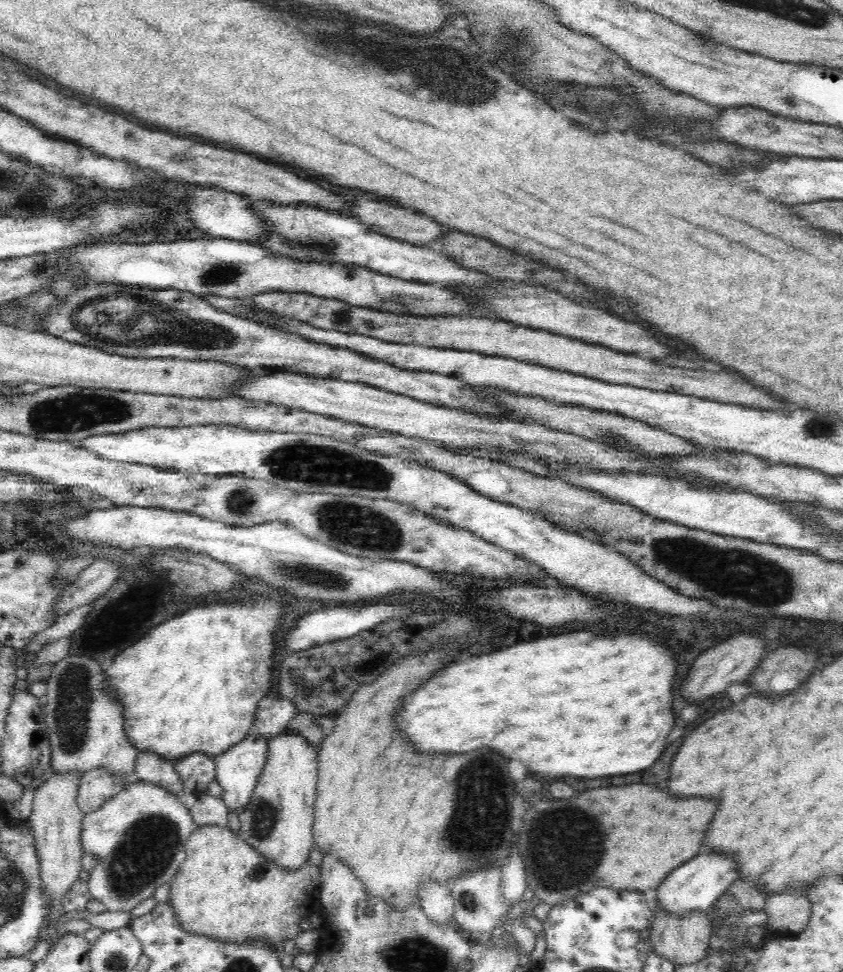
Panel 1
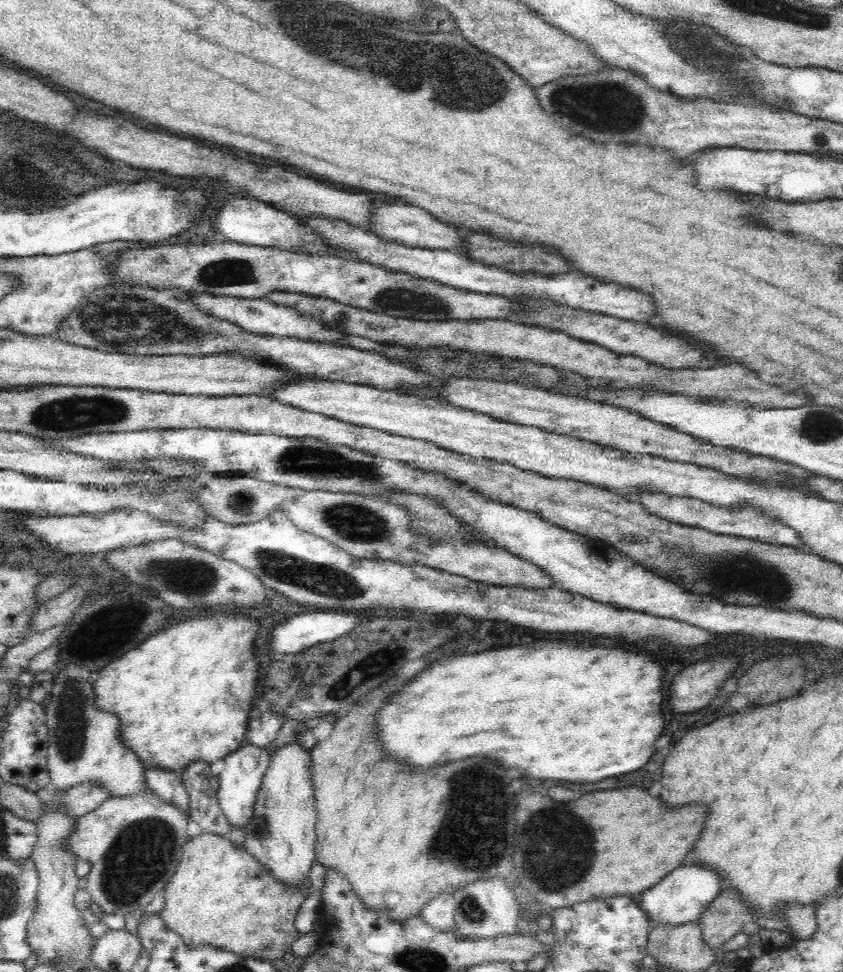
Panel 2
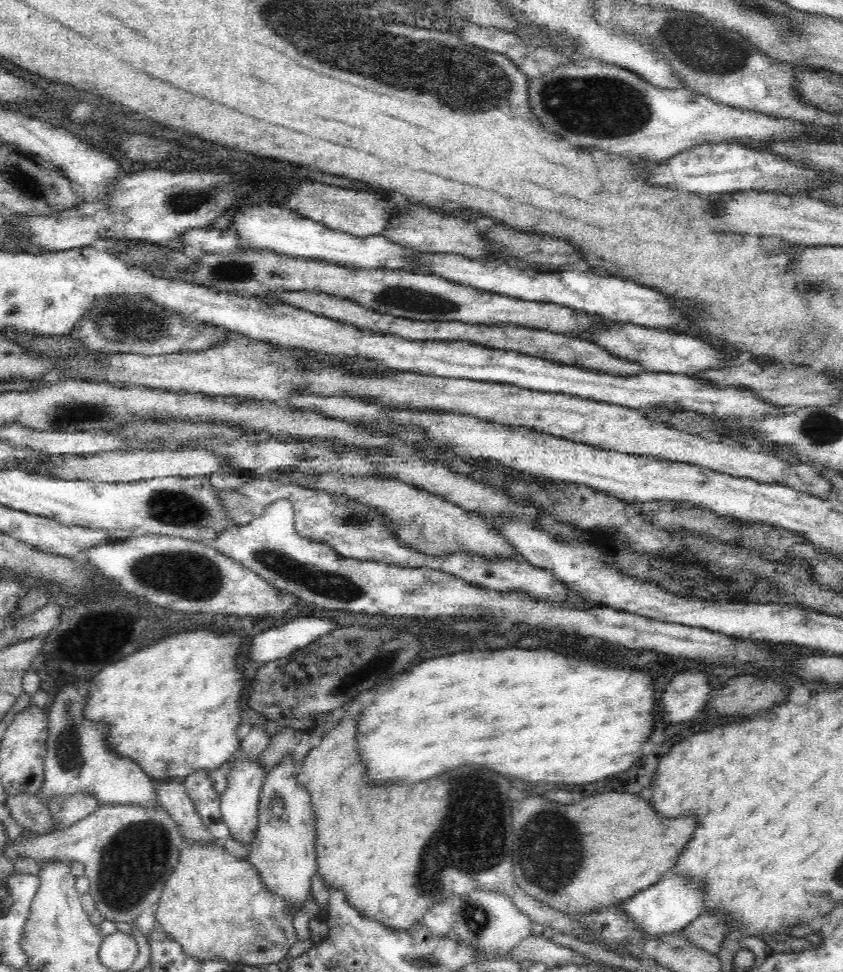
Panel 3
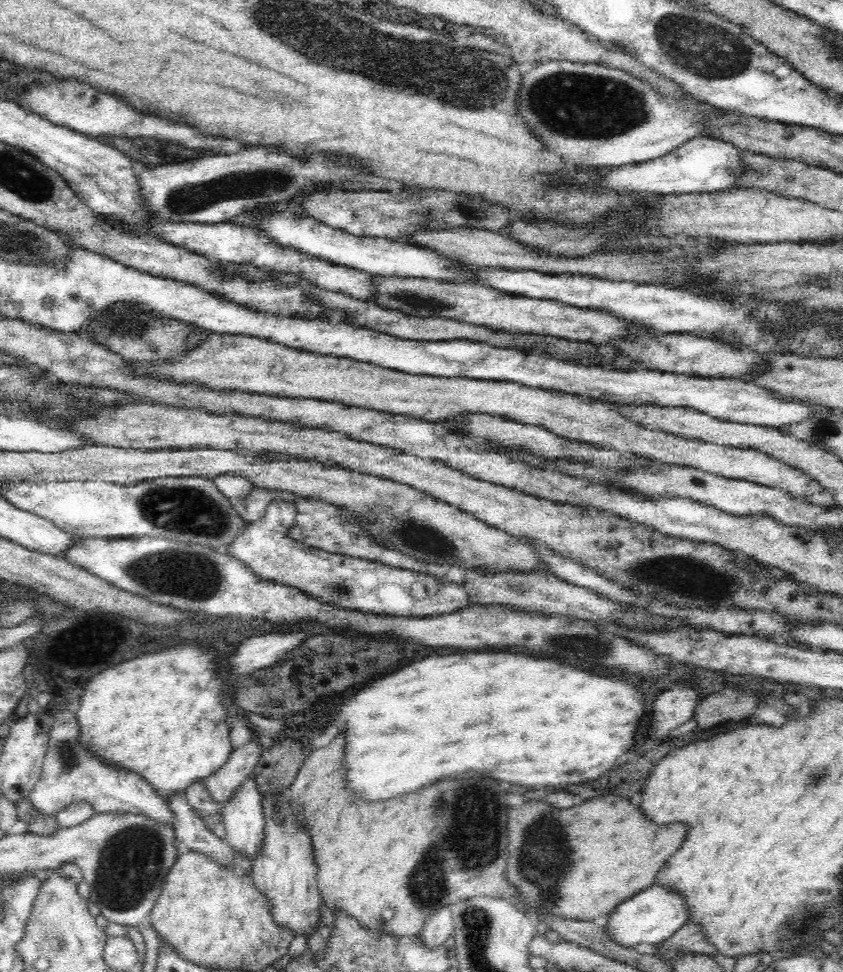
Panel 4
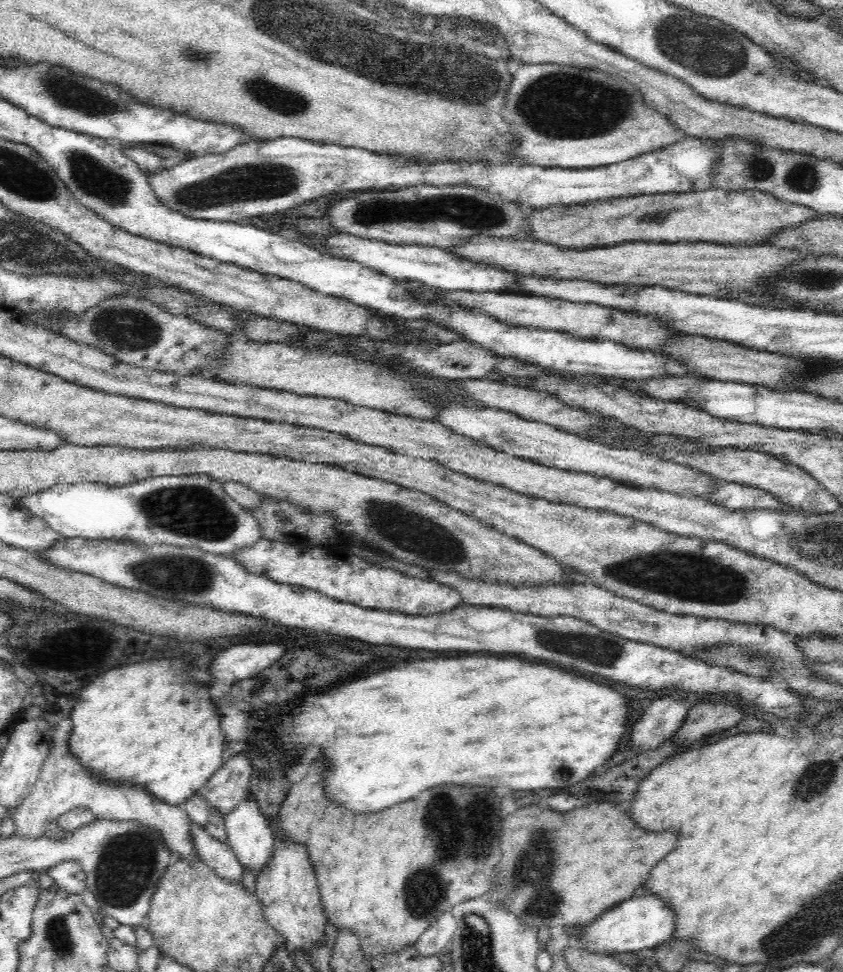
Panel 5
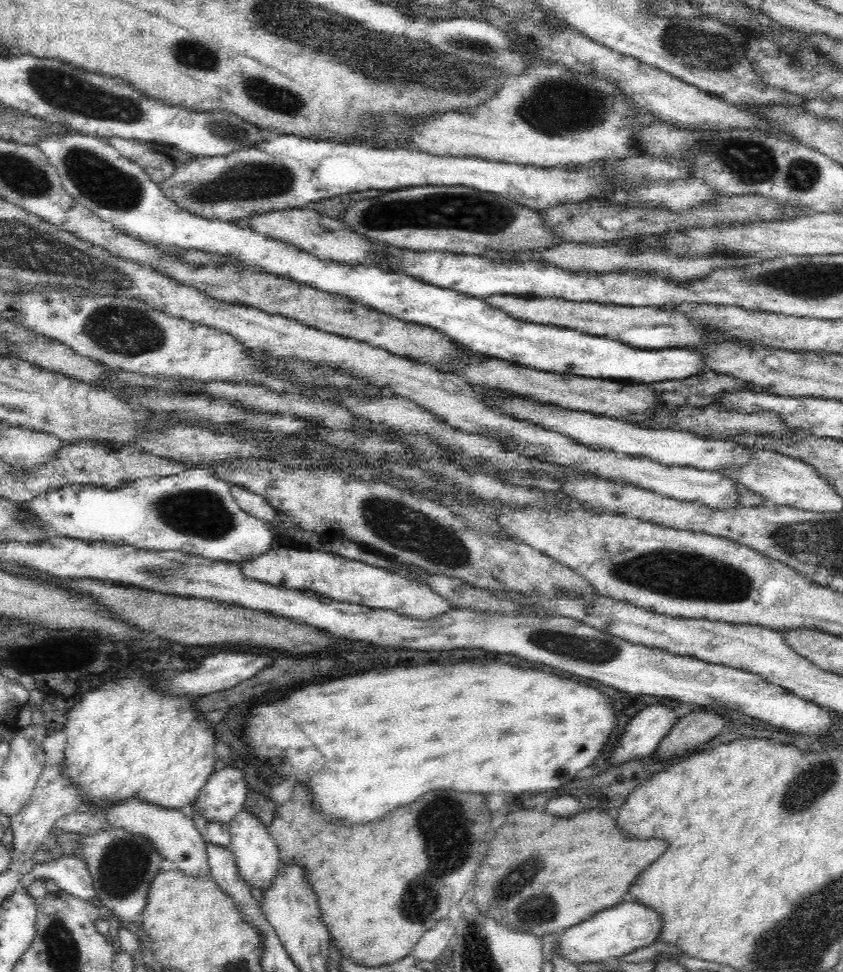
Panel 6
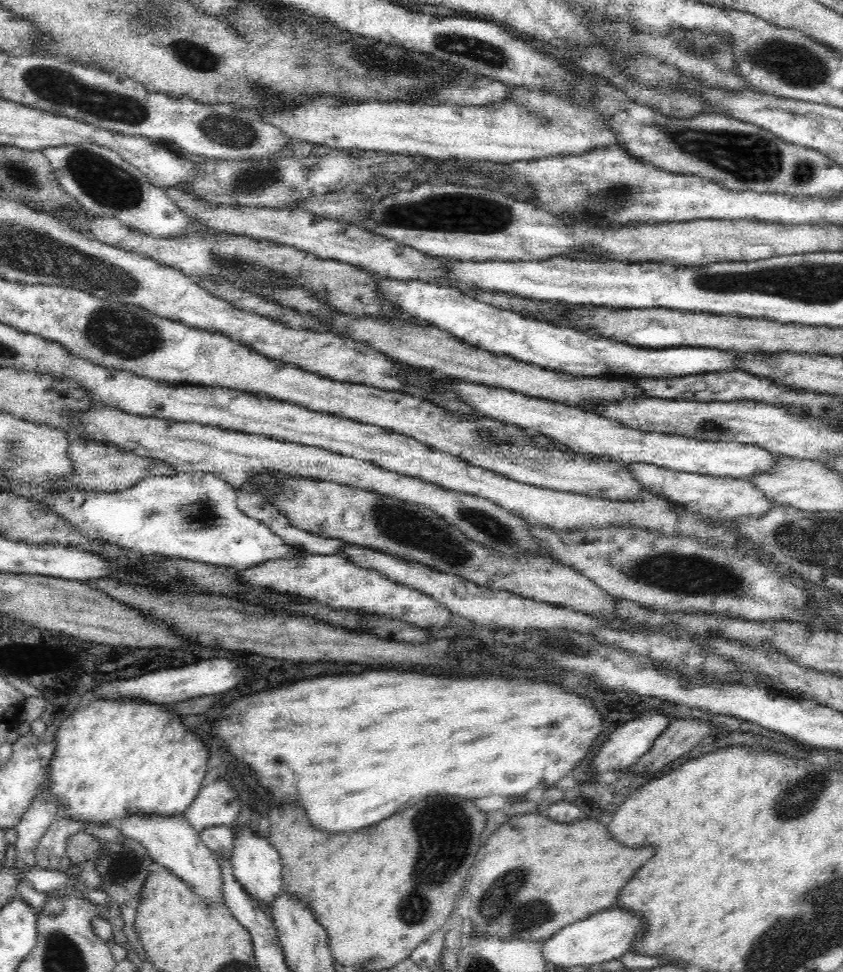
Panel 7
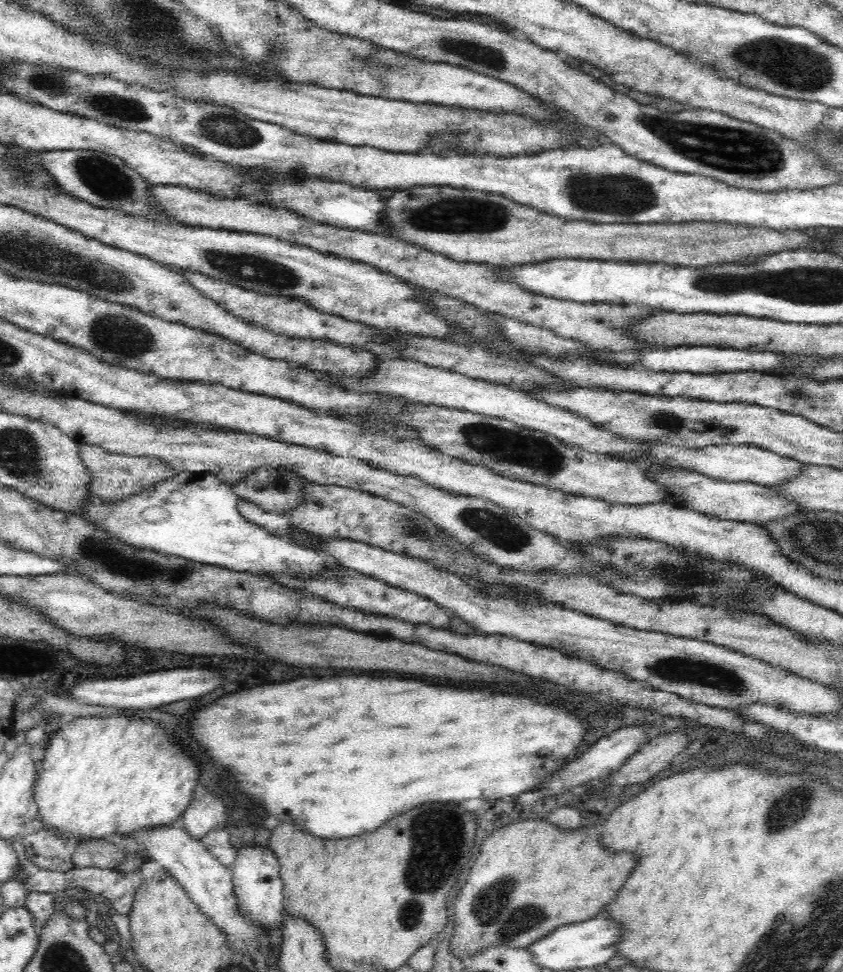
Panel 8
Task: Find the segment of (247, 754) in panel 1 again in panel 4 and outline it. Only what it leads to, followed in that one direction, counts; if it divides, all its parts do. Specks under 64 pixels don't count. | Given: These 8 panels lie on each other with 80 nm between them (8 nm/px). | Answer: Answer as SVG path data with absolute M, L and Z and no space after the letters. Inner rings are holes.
M250 776L232 796L232 800L224 804L222 810L224 841L234 852L248 857L252 862L263 847L263 831L266 830L263 800L264 796L259 794L255 781Z

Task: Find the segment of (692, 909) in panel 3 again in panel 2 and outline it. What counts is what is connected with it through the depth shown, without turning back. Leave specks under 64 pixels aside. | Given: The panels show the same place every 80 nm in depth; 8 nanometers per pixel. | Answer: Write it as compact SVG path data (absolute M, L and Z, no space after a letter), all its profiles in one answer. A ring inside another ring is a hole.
M688 864L672 870L658 884L641 892L636 902L645 911L652 927L668 923L671 926L682 926L683 923L696 923L721 891L720 872L714 872L713 868L705 864Z

